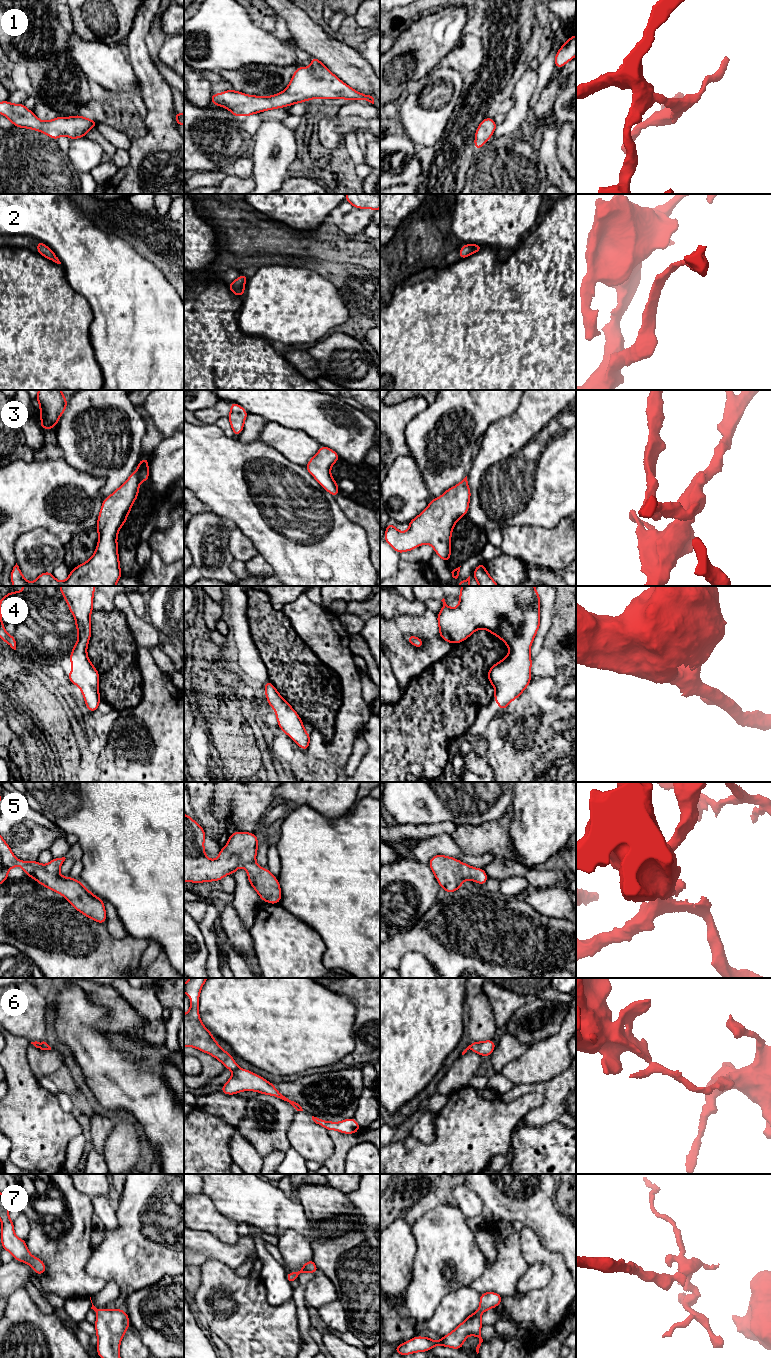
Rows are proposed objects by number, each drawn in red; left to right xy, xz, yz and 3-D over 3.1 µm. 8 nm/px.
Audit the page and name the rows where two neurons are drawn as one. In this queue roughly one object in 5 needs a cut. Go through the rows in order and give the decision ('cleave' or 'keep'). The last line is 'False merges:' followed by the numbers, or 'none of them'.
1: keep
2: keep
3: keep
4: keep
5: keep
6: cleave
7: keep
False merges: 6

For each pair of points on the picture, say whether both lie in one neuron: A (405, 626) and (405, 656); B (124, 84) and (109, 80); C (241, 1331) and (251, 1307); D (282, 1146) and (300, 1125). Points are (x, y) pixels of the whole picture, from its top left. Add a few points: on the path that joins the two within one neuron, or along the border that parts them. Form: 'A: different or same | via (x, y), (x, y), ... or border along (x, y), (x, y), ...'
A: same | via (400, 633), (400, 649)
B: same | via (120, 80), (113, 80)
C: same | via (245, 1325), (245, 1313)
D: different | border along (294, 1117), (287, 1132), (287, 1139), (291, 1146)

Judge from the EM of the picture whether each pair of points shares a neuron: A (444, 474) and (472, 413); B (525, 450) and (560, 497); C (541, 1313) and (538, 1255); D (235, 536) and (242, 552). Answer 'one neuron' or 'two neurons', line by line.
A: one neuron
B: one neuron
C: one neuron
D: one neuron

